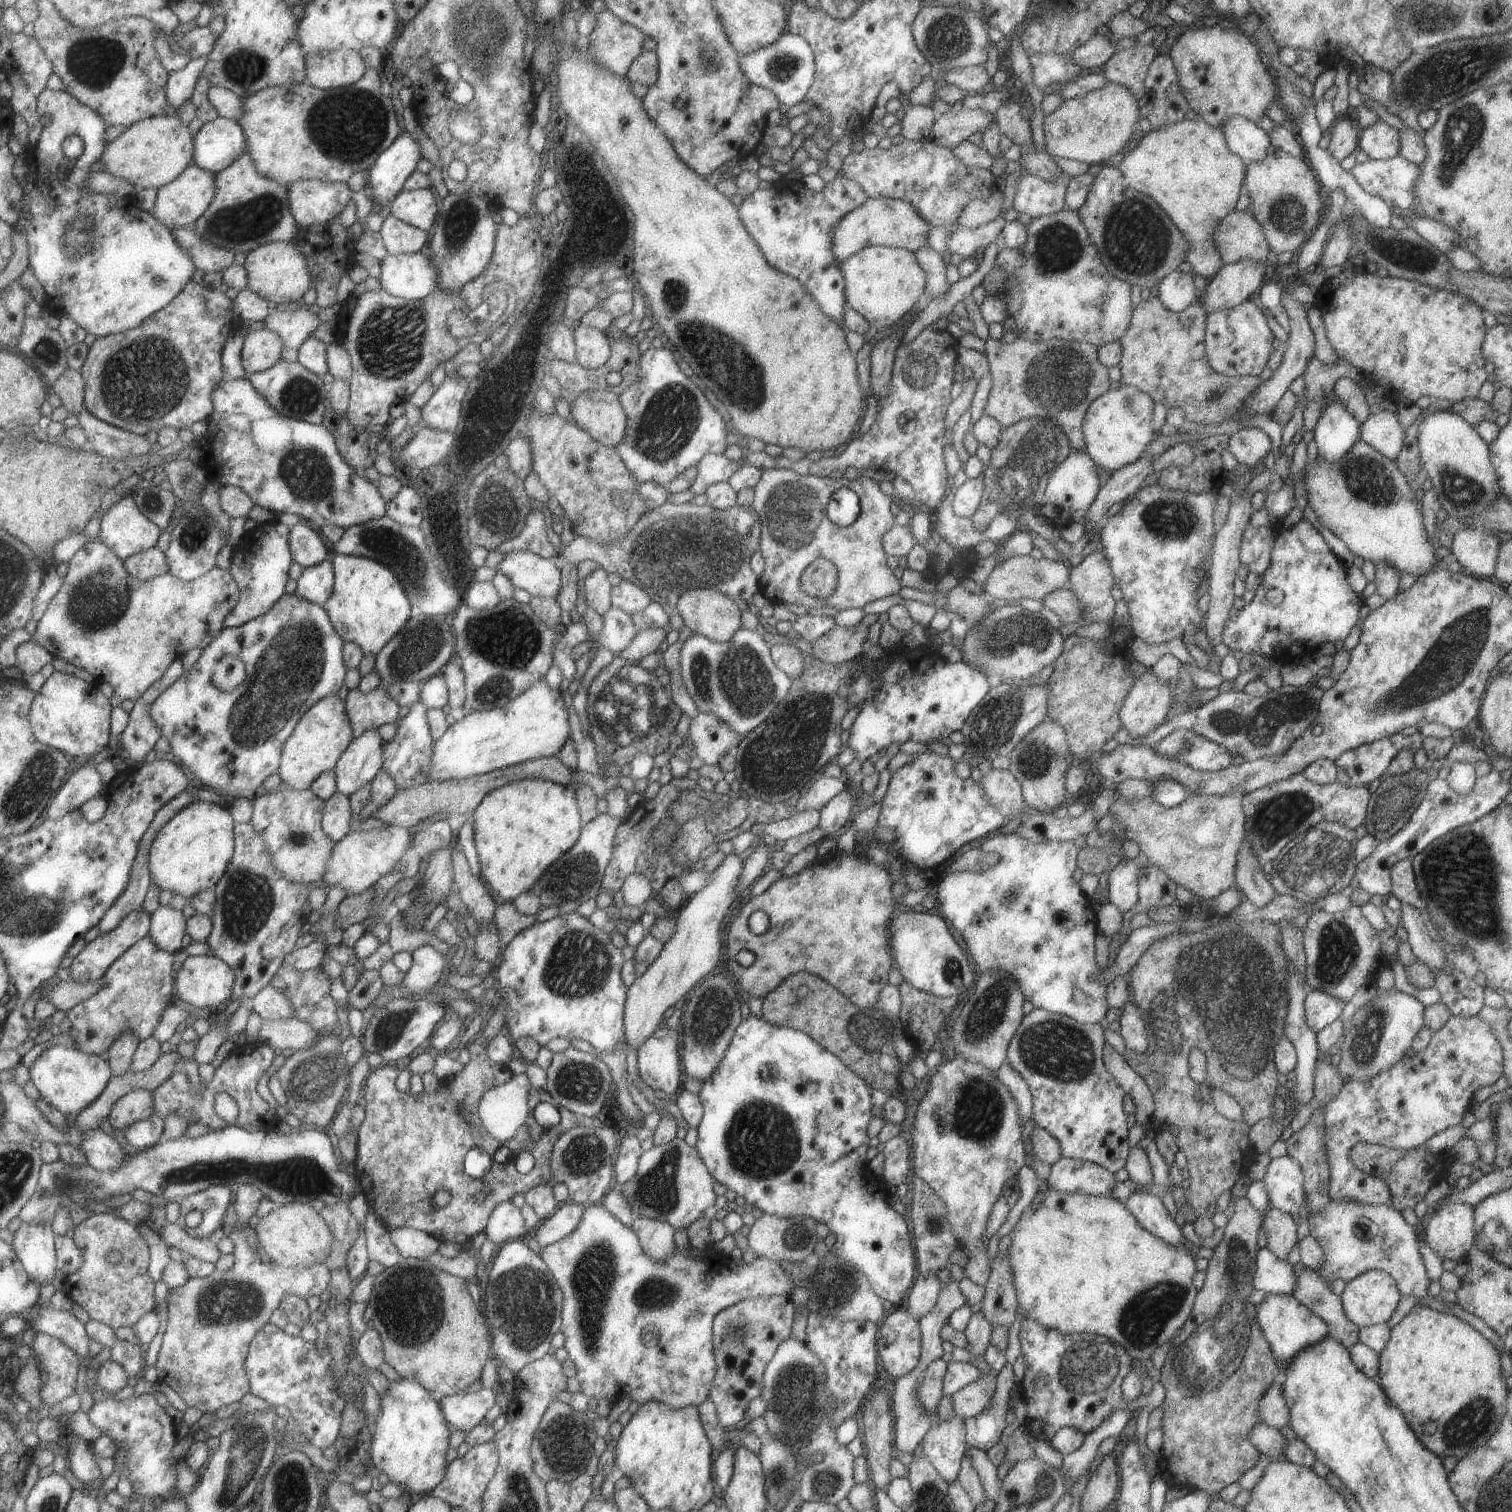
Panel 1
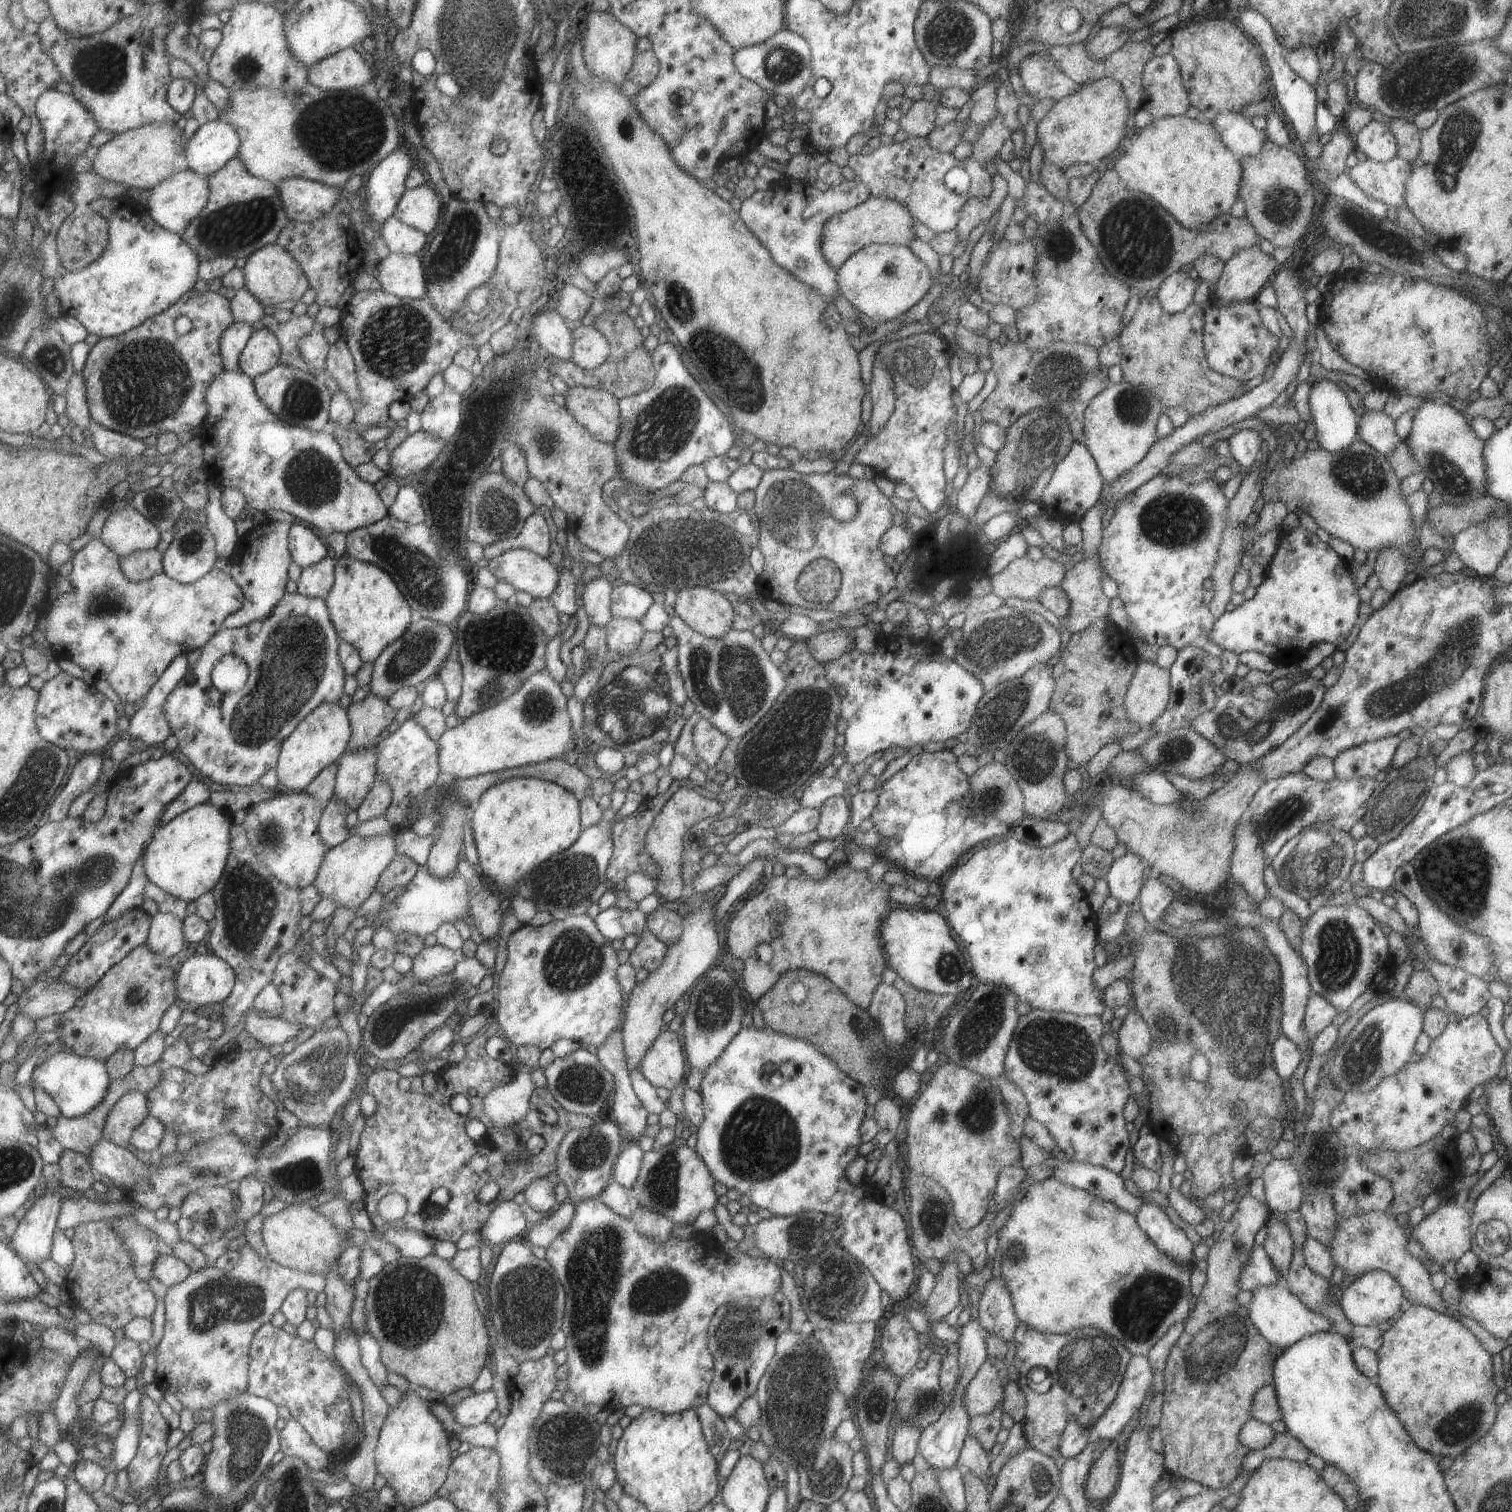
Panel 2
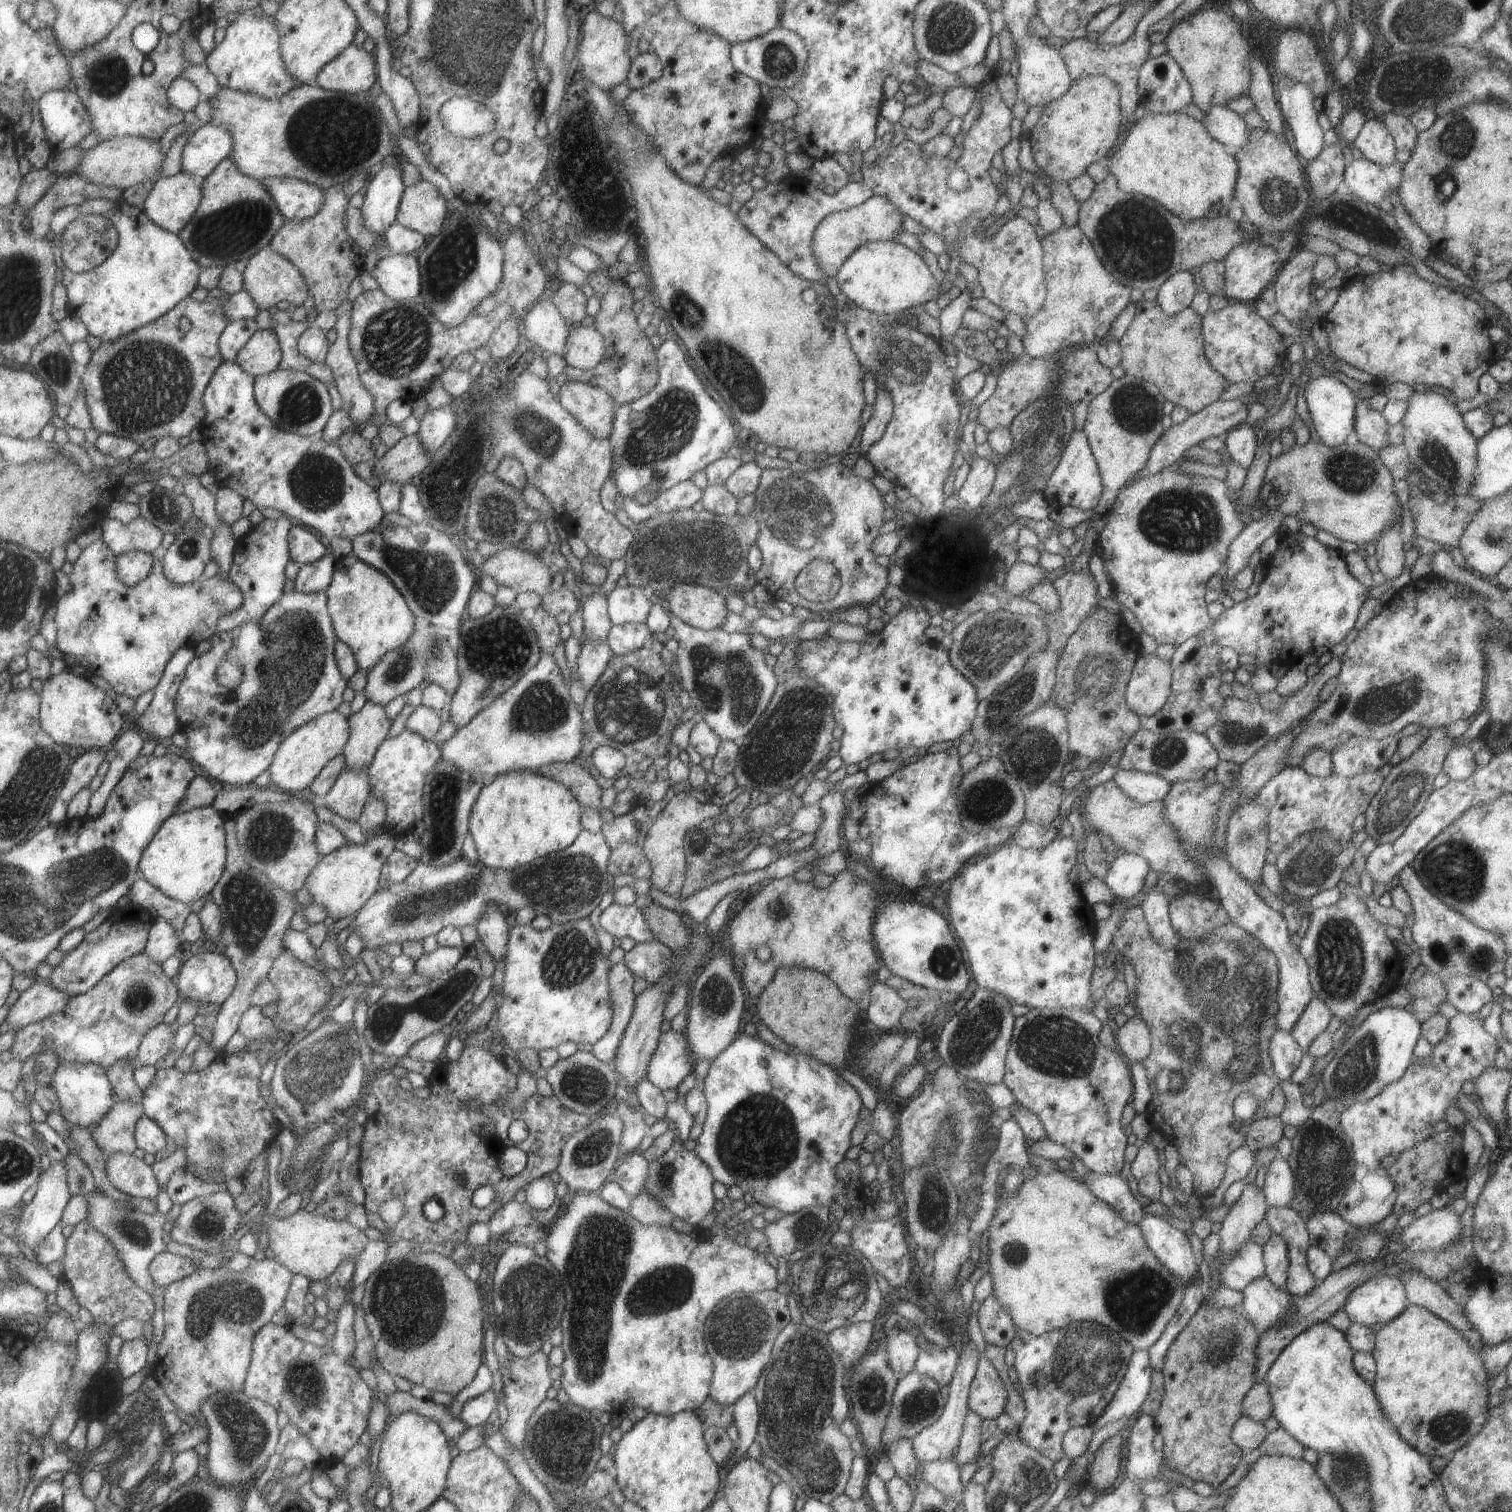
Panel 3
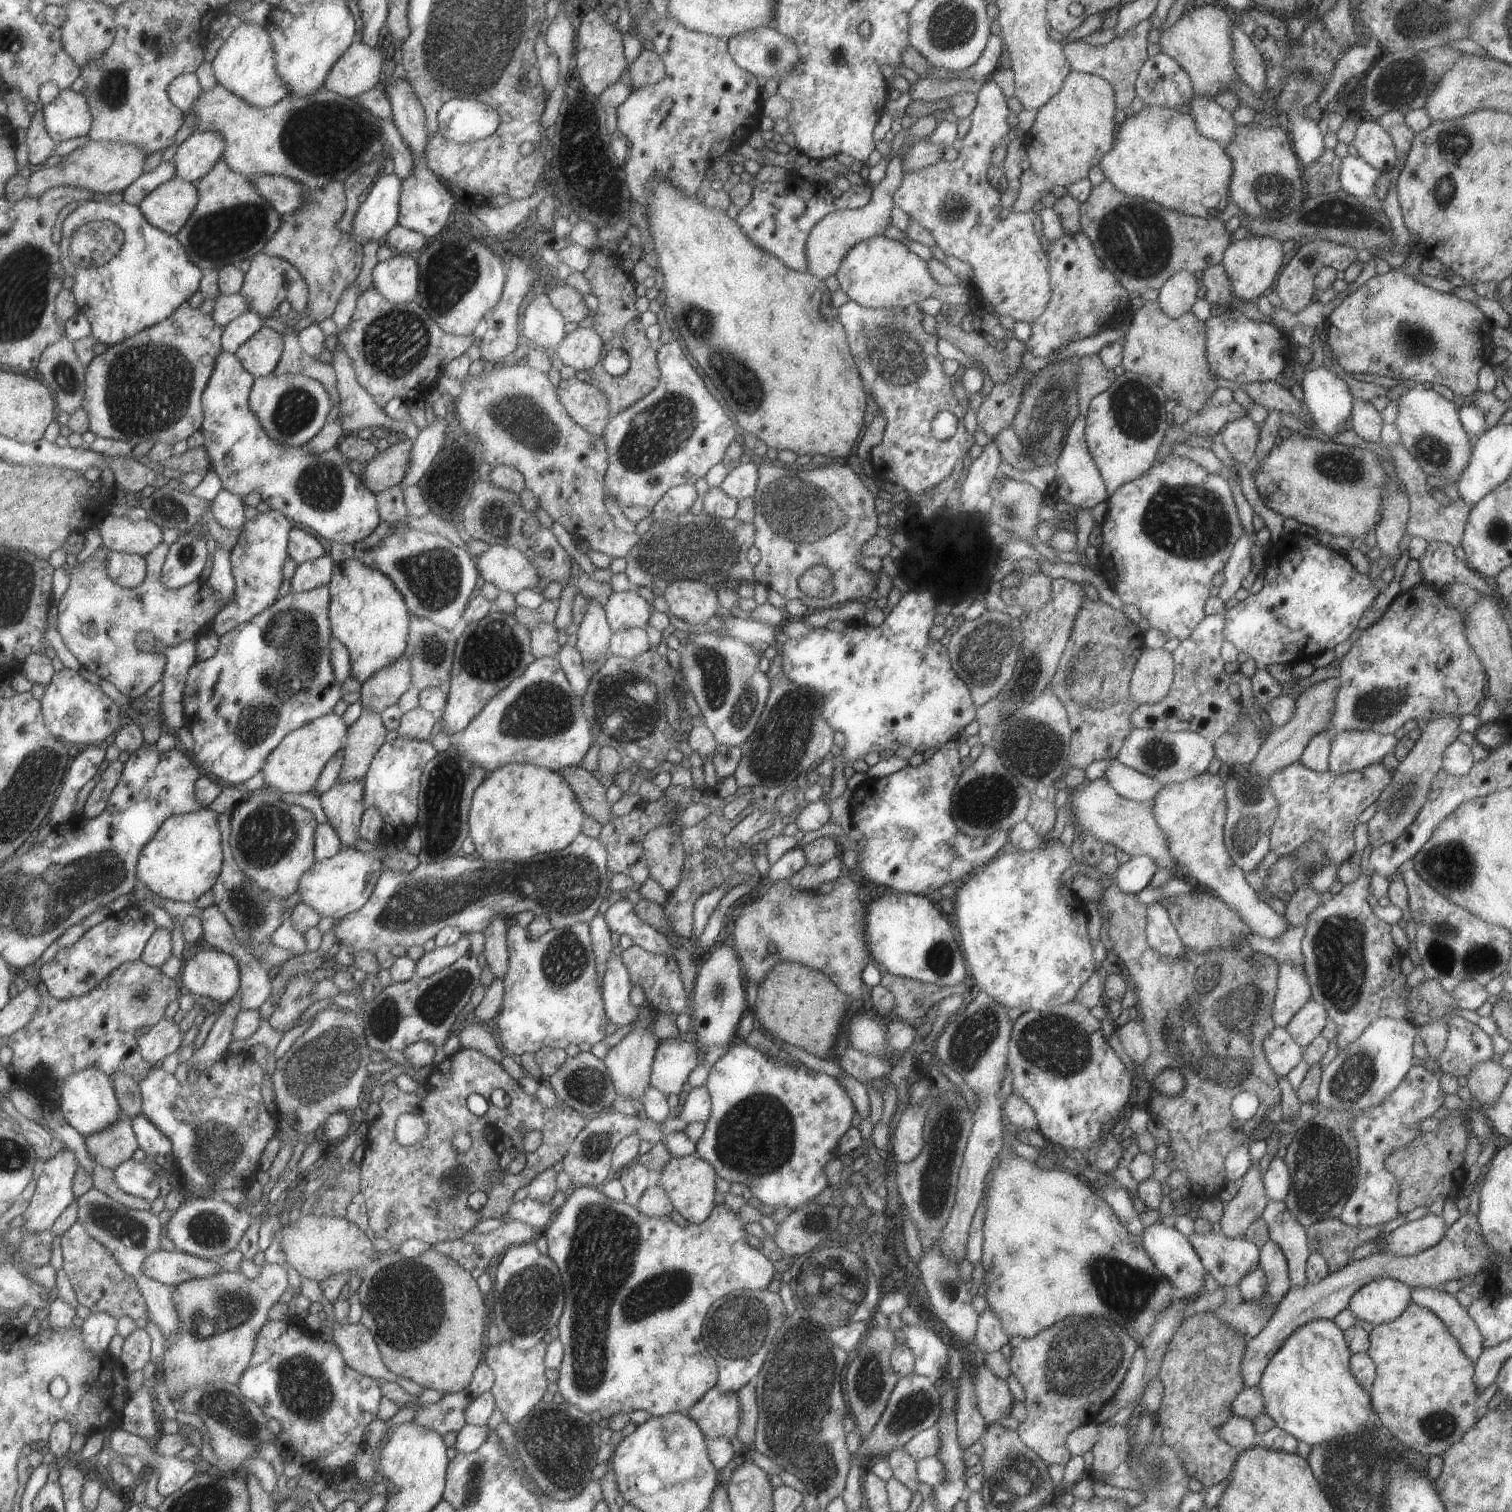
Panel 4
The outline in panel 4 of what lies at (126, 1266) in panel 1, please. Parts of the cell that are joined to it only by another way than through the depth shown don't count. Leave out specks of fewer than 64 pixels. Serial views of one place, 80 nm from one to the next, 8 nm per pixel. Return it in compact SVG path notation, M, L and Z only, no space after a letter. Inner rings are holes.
M77 1221L61 1238L63 1269L75 1290L77 1300L93 1313L108 1312L117 1318L129 1315L135 1320L143 1318L149 1322L150 1310L146 1296L139 1288L137 1279L124 1269L112 1252L94 1239Z

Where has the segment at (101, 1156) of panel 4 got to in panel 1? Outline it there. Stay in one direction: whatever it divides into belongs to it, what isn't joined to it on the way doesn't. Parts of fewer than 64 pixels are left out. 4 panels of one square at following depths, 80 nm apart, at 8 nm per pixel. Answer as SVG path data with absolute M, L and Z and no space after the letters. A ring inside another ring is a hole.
M135 1089L115 1103L108 1120L117 1133L118 1130L126 1131L136 1122L151 1118L155 1112L153 1093L147 1089Z

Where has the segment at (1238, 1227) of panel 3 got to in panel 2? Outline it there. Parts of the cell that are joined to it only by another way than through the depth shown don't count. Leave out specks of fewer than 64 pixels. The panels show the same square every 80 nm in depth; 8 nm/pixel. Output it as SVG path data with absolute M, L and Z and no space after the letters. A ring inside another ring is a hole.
M1249 1191L1244 1194L1243 1197L1239 1200L1237 1207L1229 1220L1225 1222L1223 1228L1217 1233L1210 1241L1208 1247L1208 1253L1205 1259L1206 1270L1206 1281L1204 1287L1201 1289L1200 1294L1195 1298L1195 1307L1194 1310L1189 1314L1189 1317L1186 1318L1184 1323L1184 1329L1176 1342L1170 1348L1168 1357L1166 1358L1166 1363L1164 1365L1163 1376L1164 1376L1164 1397L1161 1407L1161 1416L1159 1423L1157 1424L1157 1430L1161 1433L1162 1436L1162 1455L1164 1456L1164 1468L1165 1472L1170 1472L1171 1474L1177 1476L1178 1478L1185 1479L1188 1481L1197 1481L1201 1484L1201 1487L1204 1489L1225 1489L1237 1476L1240 1474L1240 1464L1242 1458L1247 1454L1248 1449L1246 1449L1239 1441L1237 1433L1241 1428L1241 1425L1249 1418L1250 1416L1250 1406L1253 1393L1261 1386L1272 1382L1272 1364L1274 1363L1273 1356L1270 1354L1270 1348L1268 1342L1265 1340L1265 1337L1262 1334L1259 1334L1259 1331L1255 1328L1255 1325L1249 1320L1248 1312L1246 1311L1245 1306L1238 1305L1234 1301L1234 1294L1237 1294L1237 1291L1241 1291L1236 1283L1238 1276L1240 1275L1240 1270L1243 1268L1243 1265L1246 1265L1248 1259L1249 1249L1254 1245L1253 1237L1255 1232L1263 1224L1267 1223L1269 1217L1268 1206L1262 1204L1259 1200L1255 1199Z

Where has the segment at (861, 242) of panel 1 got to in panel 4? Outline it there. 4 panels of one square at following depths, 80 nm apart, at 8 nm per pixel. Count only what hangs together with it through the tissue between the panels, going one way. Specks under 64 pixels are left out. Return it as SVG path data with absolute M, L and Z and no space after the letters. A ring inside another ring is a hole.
M899 152L892 153L885 172L887 179L873 188L869 202L858 209L839 209L820 218L809 231L806 256L806 270L818 279L825 279L835 274L840 260L857 241L865 240L873 235L881 235L890 225L890 210L893 205L892 194L896 179L902 174L902 157Z

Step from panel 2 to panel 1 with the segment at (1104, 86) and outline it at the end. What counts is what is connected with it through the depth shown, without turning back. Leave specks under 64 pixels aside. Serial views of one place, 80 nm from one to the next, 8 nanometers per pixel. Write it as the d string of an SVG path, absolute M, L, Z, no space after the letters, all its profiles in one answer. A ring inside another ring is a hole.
M1107 81L1106 85L1099 89L1090 90L1083 96L1065 99L1053 112L1044 115L1042 130L1045 140L1045 148L1053 158L1067 158L1077 160L1085 164L1097 163L1111 164L1119 158L1129 147L1131 132L1137 128L1137 119L1140 116L1136 98L1120 84Z

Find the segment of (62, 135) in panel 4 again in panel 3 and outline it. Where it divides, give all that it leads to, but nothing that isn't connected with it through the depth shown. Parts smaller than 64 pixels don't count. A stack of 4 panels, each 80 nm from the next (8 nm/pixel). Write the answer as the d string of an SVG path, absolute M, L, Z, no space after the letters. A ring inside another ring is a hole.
M77 90L49 91L43 95L43 98L40 98L39 104L51 146L54 148L54 154L77 146L87 134L94 132L94 122L90 111L87 110L86 104Z

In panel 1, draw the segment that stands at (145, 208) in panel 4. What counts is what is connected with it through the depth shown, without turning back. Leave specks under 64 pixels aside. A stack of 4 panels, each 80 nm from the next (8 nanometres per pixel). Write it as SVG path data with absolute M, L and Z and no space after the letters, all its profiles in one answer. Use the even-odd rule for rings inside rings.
M195 164L178 176L173 182L157 191L154 215L169 228L187 227L199 220L211 206L217 192L216 175Z

